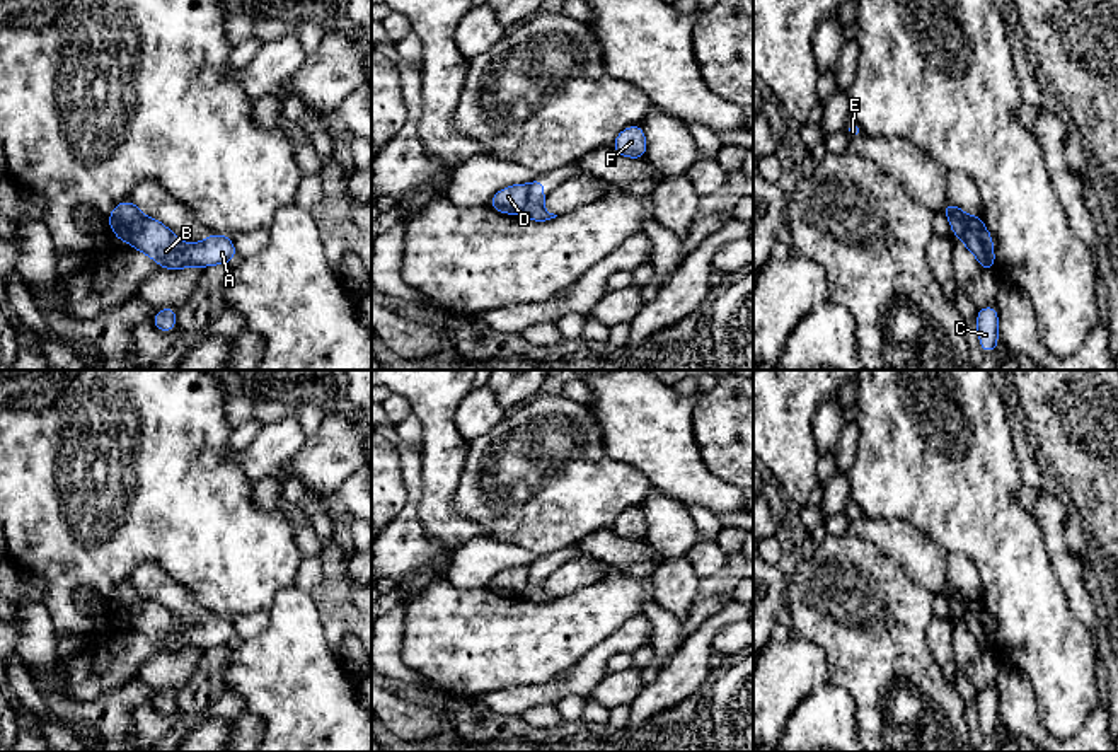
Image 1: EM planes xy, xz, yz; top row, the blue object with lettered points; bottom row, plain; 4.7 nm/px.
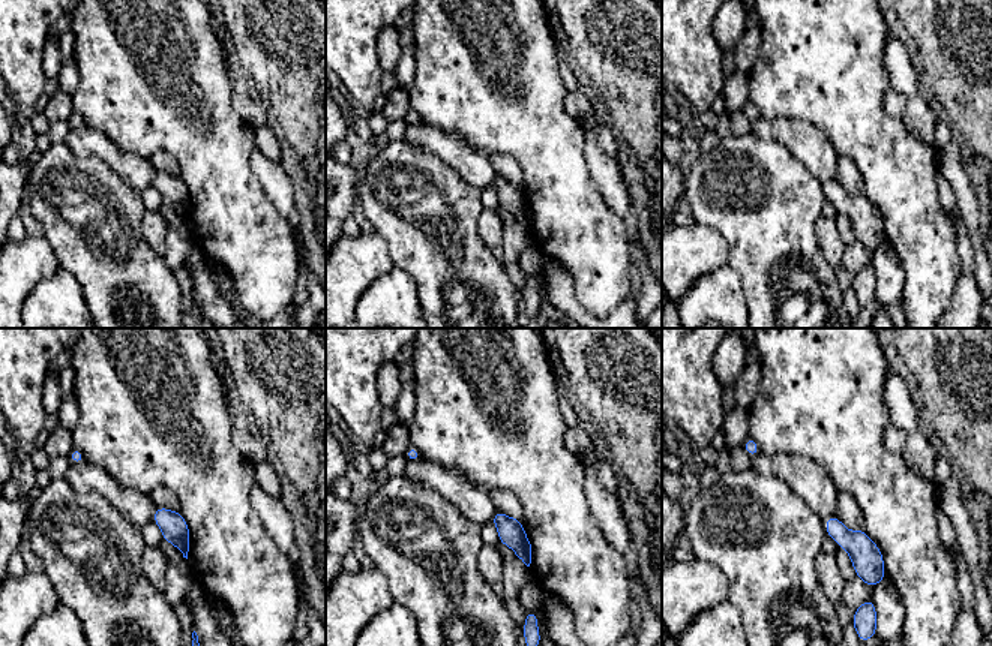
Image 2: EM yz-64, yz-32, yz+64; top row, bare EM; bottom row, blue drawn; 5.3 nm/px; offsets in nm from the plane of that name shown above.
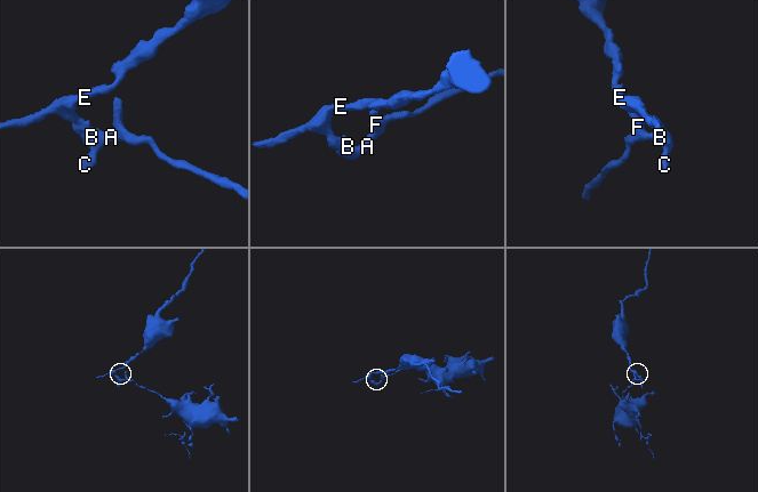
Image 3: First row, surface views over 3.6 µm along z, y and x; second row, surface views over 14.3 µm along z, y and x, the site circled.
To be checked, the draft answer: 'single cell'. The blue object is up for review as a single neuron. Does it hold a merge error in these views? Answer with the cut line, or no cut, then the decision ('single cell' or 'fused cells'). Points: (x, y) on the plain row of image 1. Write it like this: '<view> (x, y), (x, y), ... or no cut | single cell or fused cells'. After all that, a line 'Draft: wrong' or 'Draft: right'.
xz (529, 566), (525, 589), (518, 595) | fused cells
Draft: wrong

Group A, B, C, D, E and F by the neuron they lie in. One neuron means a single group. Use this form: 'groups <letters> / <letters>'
groups A B C F / D E

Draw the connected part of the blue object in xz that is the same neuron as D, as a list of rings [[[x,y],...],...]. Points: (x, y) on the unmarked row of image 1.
[[[510,566],[493,576],[487,588],[504,597],[520,597],[525,590],[527,576],[528,566]]]

